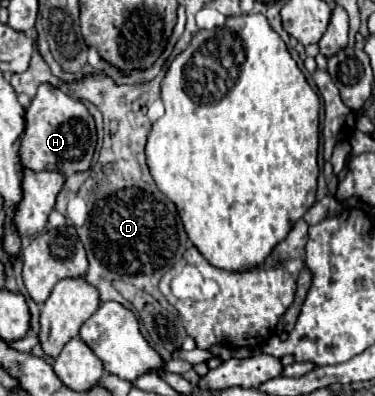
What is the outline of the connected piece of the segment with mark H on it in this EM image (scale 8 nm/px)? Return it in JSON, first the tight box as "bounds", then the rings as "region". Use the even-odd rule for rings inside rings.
{"bounds":[20,82,96,172],"region":[[[44,82],[38,86],[36,96],[26,106],[26,126],[20,138],[20,162],[34,172],[40,170],[74,170],[84,172],[90,168],[96,148],[96,126],[88,108],[64,94],[60,88]]]}

